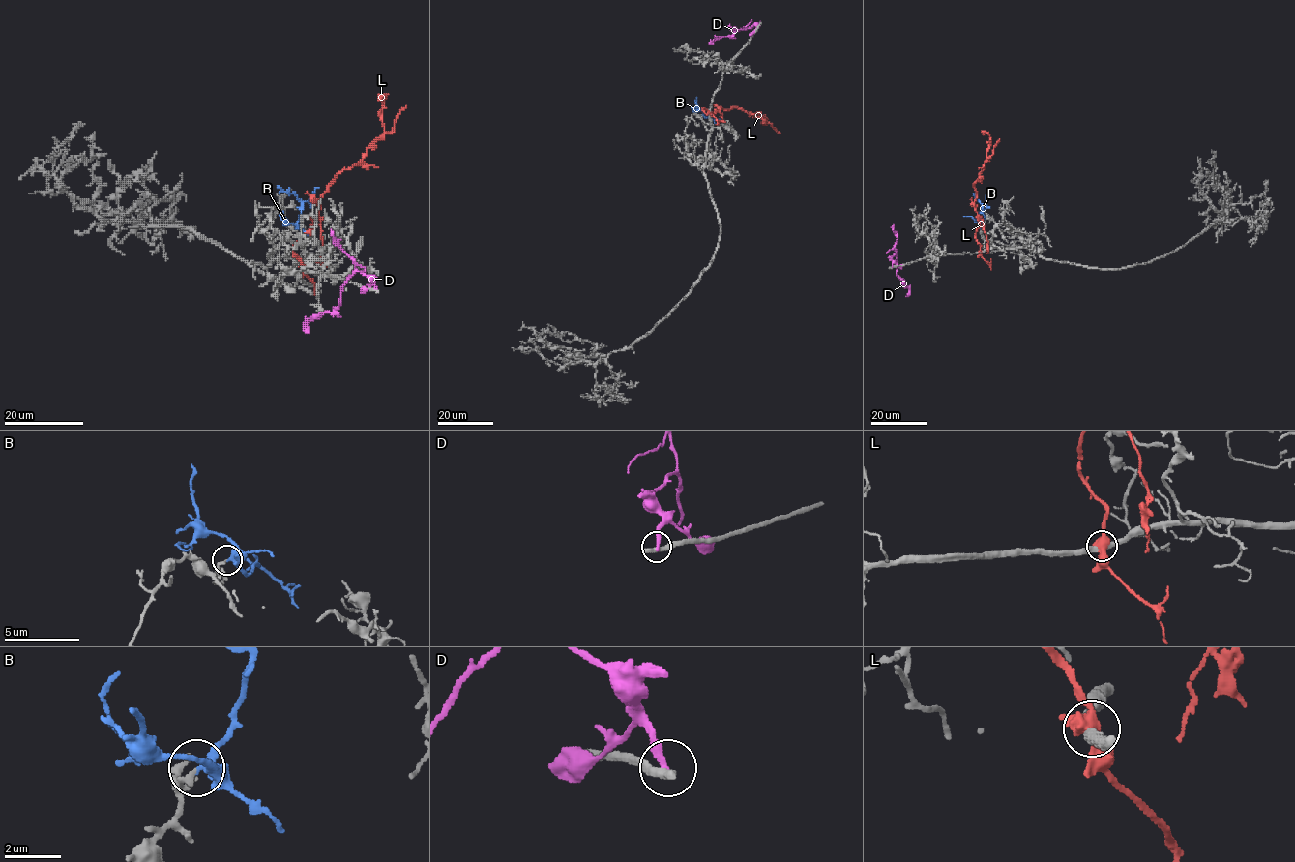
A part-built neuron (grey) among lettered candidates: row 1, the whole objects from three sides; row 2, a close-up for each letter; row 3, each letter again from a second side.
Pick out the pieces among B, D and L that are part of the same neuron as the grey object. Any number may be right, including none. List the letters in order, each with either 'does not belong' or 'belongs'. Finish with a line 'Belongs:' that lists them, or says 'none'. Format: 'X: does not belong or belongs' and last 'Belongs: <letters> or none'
B: belongs
D: does not belong
L: does not belong
Belongs: B

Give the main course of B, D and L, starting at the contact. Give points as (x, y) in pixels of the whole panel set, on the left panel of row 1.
B: (293, 225), (298, 220), (302, 201), (278, 185)
D: (376, 290), (367, 276), (355, 271), (342, 287), (339, 306), (333, 312), (315, 313), (307, 324), (309, 333)
L: (305, 269), (293, 246), (310, 228), (332, 181), (358, 163), (384, 133), (387, 96), (378, 100)

